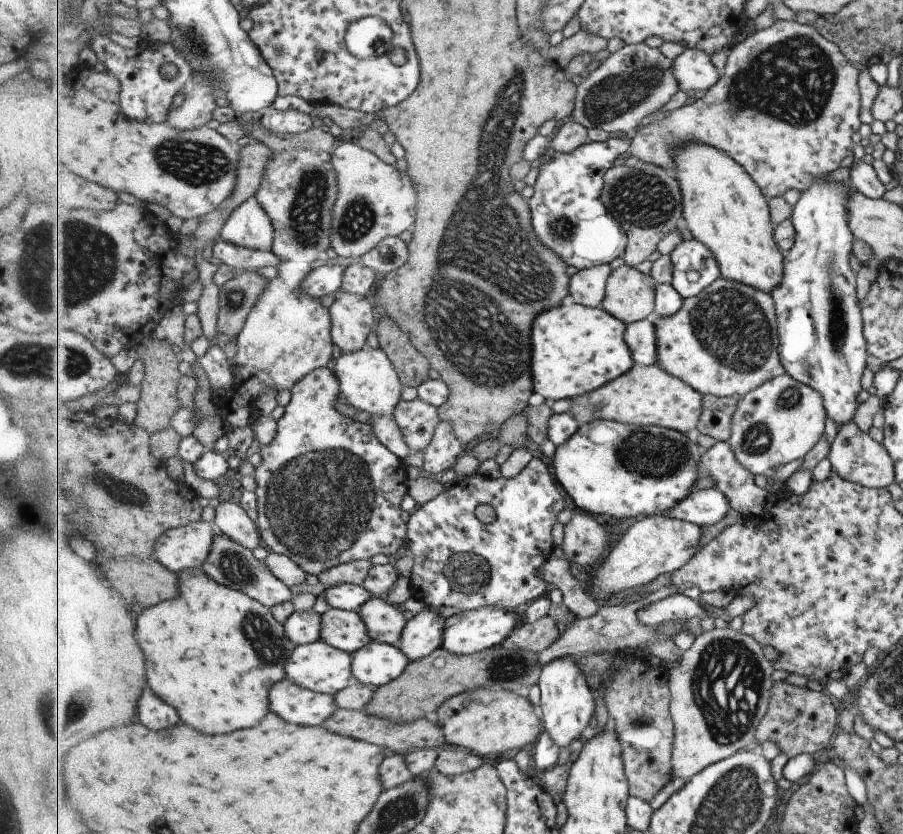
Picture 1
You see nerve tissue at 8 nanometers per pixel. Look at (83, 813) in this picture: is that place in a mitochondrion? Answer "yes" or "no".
no

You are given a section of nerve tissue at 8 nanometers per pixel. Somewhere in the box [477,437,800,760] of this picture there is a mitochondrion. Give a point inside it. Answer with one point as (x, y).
(727, 683)

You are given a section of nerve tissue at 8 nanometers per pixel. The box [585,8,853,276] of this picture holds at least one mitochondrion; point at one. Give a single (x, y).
(790, 81)

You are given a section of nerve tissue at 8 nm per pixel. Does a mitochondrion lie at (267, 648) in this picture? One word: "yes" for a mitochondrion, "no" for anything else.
yes

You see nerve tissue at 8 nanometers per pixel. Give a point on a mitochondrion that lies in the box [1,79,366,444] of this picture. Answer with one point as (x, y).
(67, 264)

